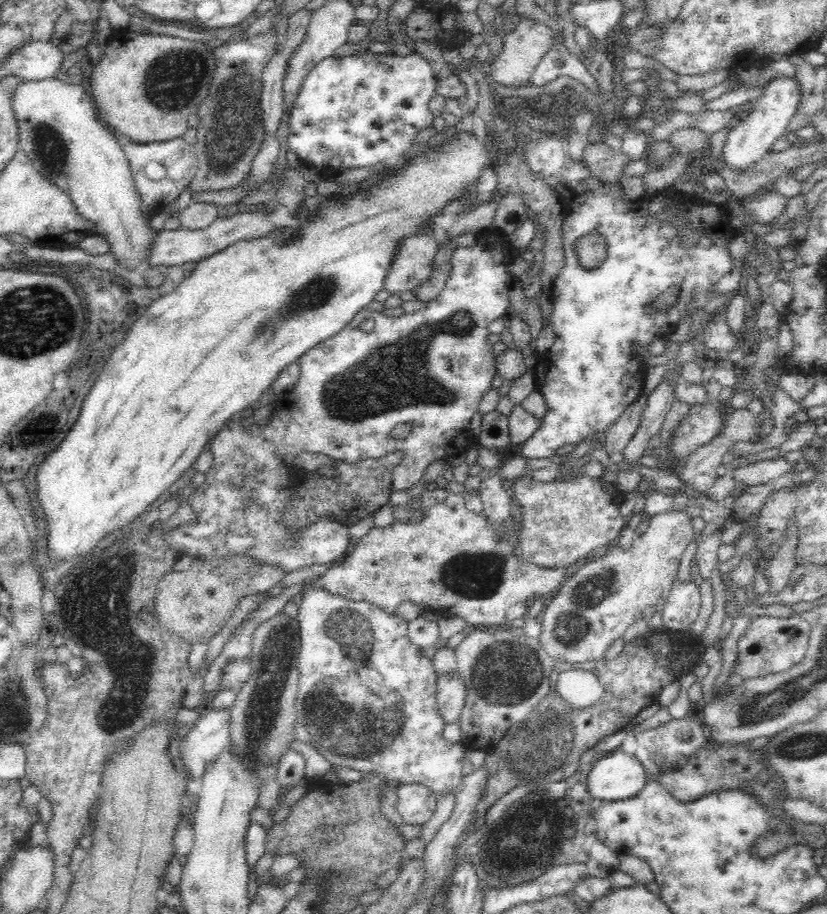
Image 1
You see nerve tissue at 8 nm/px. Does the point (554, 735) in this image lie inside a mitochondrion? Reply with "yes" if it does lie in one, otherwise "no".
yes

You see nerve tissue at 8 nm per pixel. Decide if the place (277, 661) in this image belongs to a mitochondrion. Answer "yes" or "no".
yes

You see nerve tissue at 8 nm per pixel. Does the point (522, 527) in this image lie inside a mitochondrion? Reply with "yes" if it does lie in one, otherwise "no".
no

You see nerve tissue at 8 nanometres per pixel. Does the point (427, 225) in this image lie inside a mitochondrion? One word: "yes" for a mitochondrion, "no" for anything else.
no

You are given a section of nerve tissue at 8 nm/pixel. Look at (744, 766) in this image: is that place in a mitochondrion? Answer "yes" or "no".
yes

